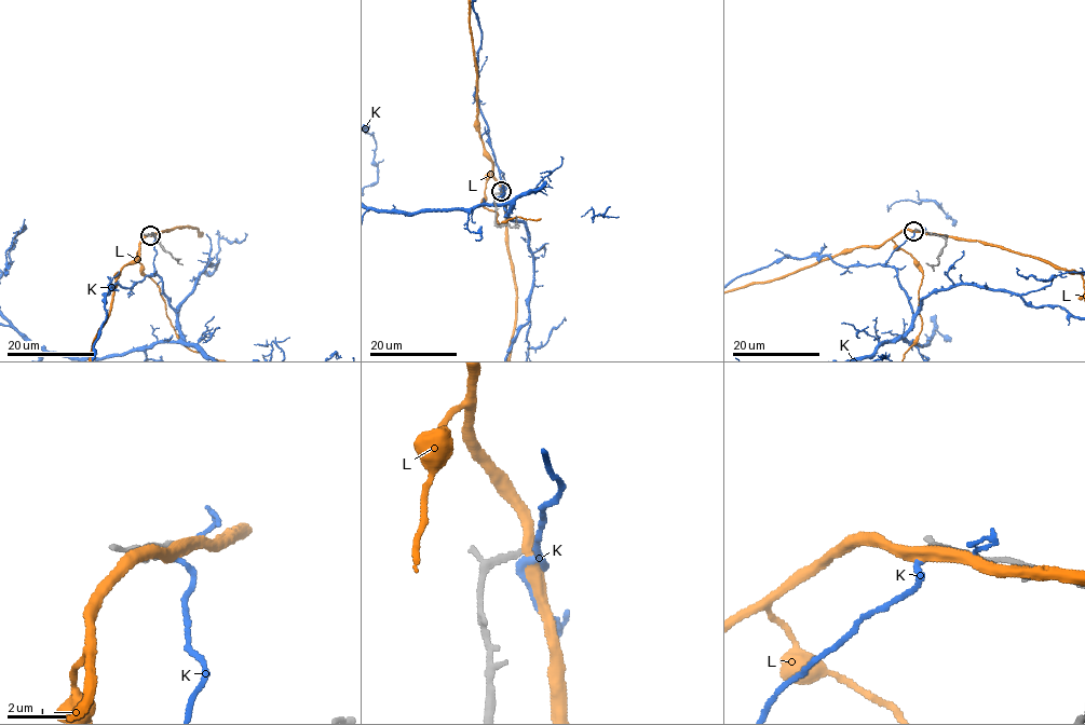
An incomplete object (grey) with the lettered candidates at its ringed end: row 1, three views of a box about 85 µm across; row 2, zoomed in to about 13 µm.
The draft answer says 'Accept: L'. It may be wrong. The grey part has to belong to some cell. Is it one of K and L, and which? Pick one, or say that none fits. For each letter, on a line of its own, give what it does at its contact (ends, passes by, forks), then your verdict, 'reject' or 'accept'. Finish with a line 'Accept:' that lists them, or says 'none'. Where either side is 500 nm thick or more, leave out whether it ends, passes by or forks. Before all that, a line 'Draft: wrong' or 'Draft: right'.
Draft: wrong
K: it passes by; reject
L: it passes by; reject
Accept: none

